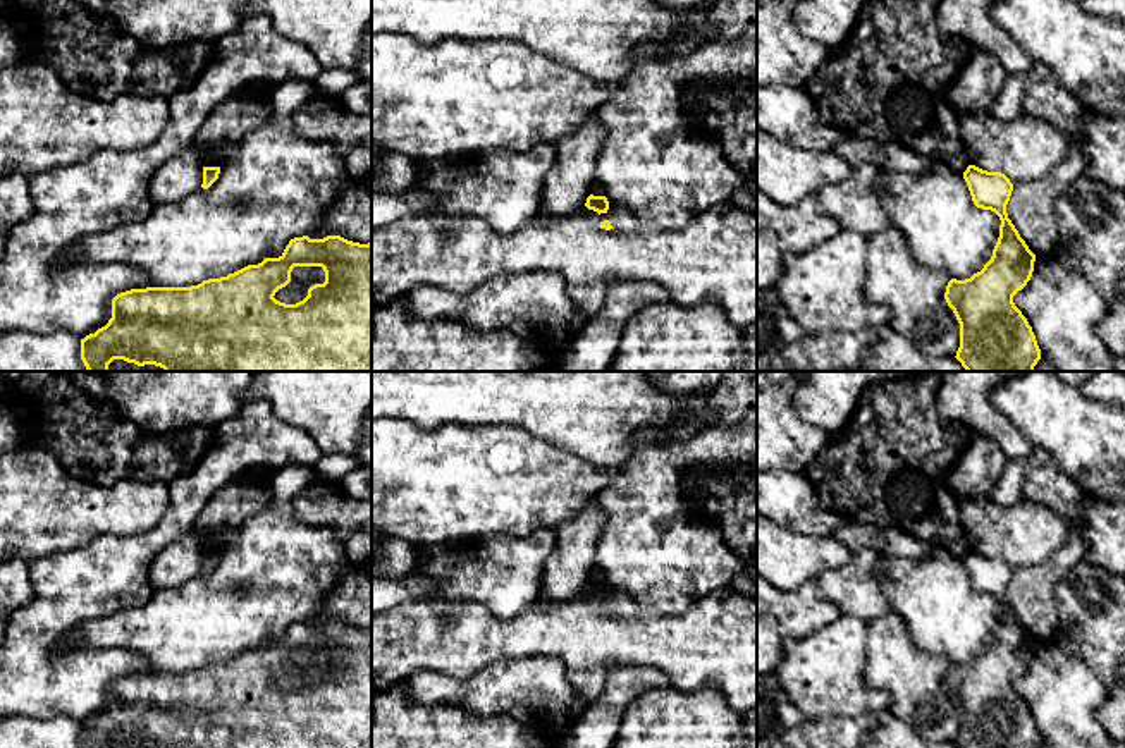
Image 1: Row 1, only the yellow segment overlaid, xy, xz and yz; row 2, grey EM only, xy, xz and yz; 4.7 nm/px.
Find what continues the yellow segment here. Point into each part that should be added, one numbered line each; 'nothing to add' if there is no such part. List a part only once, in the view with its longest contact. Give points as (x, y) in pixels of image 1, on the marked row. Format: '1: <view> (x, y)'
nothing to add

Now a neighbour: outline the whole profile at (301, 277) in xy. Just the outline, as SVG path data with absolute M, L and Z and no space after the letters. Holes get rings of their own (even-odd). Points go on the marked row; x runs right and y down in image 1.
M294 267L291 282L275 292L275 299L286 304L296 304L308 296L308 289L325 282L322 267Z

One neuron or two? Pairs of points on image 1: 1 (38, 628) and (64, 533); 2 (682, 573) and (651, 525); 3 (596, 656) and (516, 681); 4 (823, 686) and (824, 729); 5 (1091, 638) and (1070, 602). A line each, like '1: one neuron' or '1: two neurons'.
1: two neurons
2: one neuron
3: two neurons
4: two neurons
5: one neuron

